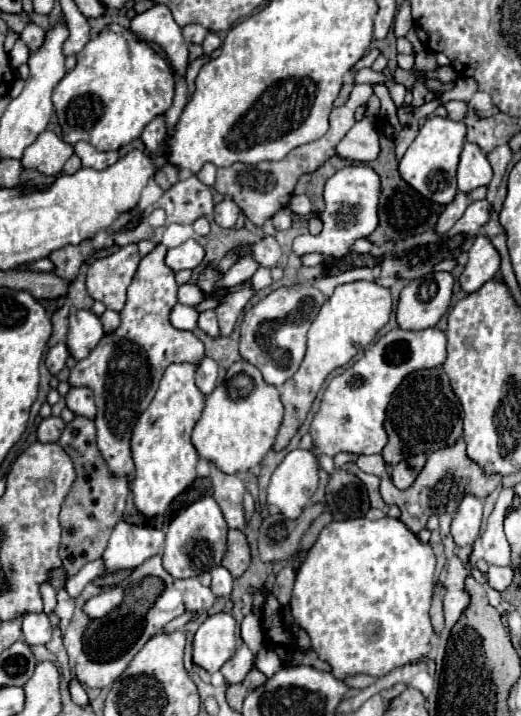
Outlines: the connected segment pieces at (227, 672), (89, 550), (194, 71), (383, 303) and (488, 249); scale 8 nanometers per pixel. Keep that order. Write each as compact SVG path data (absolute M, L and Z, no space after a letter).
M239 642L233 658L223 664L221 674L225 676L225 680L229 684L239 684L245 680L245 676L249 674L251 668L253 668L253 654L249 652L249 648L243 642Z
M75 416L75 420L65 426L59 438L59 444L71 456L77 472L77 480L73 482L71 492L67 494L61 508L63 536L61 536L61 548L59 548L59 556L63 560L63 568L67 570L67 576L75 576L87 562L103 554L111 530L123 518L129 484L125 478L115 478L109 474L107 464L97 450L95 424L91 420Z
M205 54L199 56L199 58L195 58L193 62L189 62L187 74L185 74L185 80L187 80L187 86L189 86L189 94L193 94L193 90L195 90L195 78L197 78L197 74L199 74L199 70L201 70L201 66L205 62L209 62L209 58Z
M359 280L351 284L341 284L335 288L333 296L321 306L317 318L313 320L309 328L307 352L301 362L301 368L295 372L291 380L287 380L281 386L281 402L285 406L285 416L283 416L283 424L277 434L275 446L273 446L275 450L285 448L287 442L293 438L293 434L299 430L325 378L335 368L341 368L347 362L351 362L379 334L379 330L387 324L391 310L393 310L391 292L379 286L377 282Z
M477 236L471 250L469 250L469 262L459 276L459 284L465 292L479 290L487 280L491 280L499 272L499 252L493 248L491 240L487 236Z

